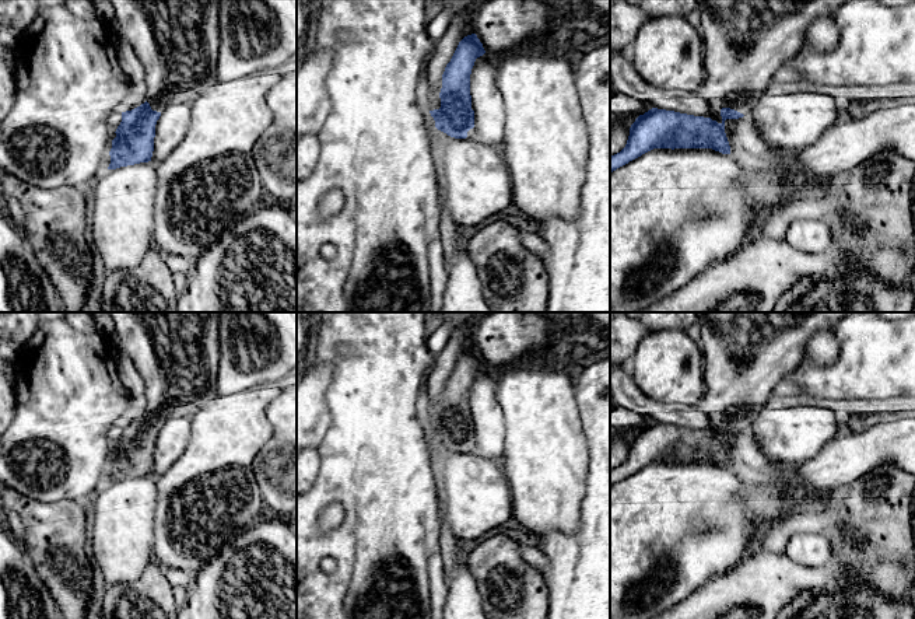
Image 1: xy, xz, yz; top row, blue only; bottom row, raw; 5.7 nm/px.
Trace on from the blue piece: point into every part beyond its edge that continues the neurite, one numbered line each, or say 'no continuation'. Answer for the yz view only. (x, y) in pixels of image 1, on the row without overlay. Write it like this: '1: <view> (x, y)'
1: yz (746, 355)

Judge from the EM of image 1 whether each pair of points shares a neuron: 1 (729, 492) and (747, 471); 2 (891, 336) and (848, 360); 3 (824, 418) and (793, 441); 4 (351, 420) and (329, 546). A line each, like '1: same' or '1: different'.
1: different
2: same
3: same
4: same

